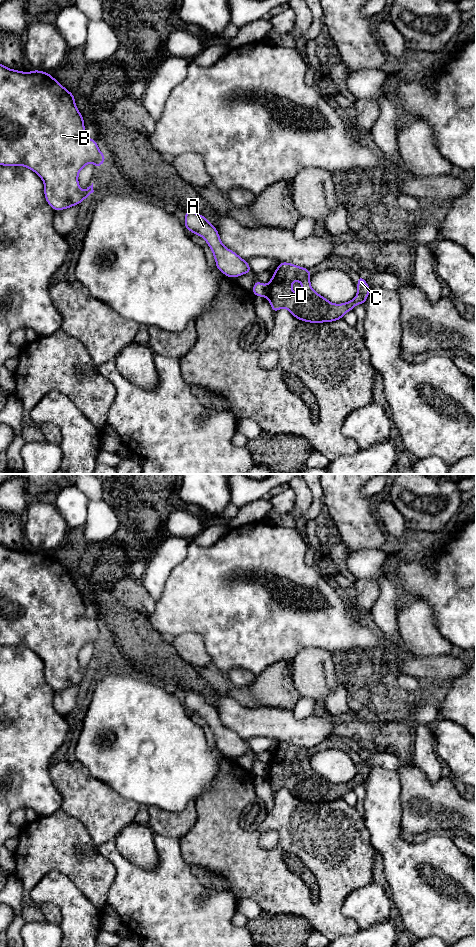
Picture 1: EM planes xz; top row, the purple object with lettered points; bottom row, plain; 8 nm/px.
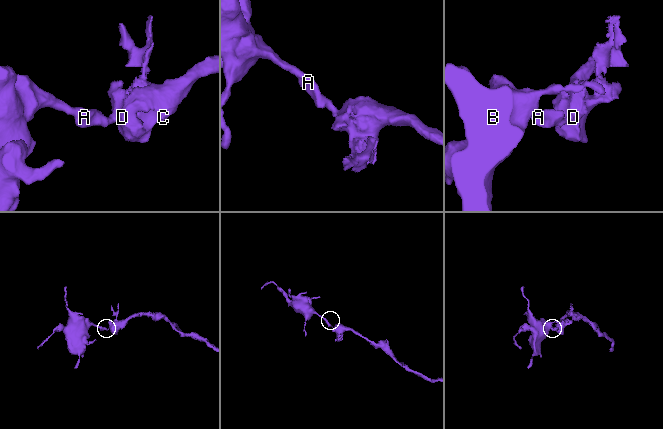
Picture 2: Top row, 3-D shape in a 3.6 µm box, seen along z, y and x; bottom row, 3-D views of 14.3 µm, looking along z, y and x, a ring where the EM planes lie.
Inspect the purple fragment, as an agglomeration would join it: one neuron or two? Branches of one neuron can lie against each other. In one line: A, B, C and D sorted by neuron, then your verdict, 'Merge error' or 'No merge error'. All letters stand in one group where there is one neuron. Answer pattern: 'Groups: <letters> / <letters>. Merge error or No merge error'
Groups: A B / C D. Merge error

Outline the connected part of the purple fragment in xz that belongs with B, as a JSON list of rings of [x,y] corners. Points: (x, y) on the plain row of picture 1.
[[[0,543],[0,645],[3,646],[24,646],[34,651],[44,662],[44,674],[46,682],[54,691],[64,690],[75,685],[79,685],[85,678],[90,677],[94,672],[93,663],[85,671],[80,669],[78,654],[88,643],[93,643],[95,648],[104,644],[106,636],[98,629],[97,620],[89,619],[85,615],[85,606],[83,596],[80,594],[73,573],[63,567],[50,553],[33,550],[31,552],[22,552],[9,549]]]

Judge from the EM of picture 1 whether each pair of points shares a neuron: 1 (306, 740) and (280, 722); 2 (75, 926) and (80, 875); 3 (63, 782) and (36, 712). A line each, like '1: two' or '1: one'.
1: one
2: two
3: two

